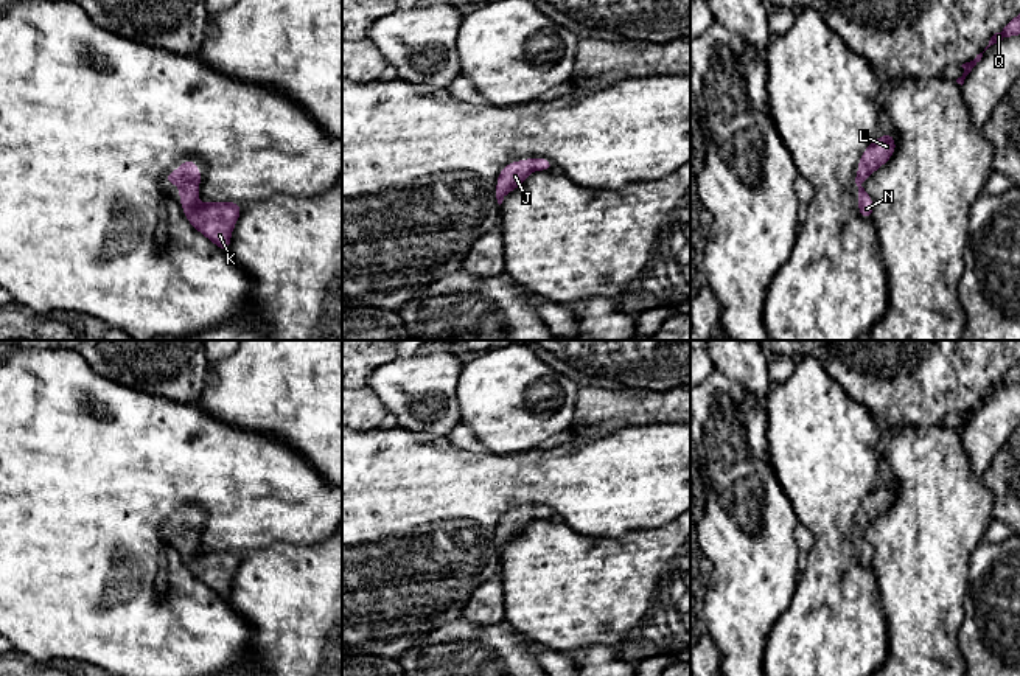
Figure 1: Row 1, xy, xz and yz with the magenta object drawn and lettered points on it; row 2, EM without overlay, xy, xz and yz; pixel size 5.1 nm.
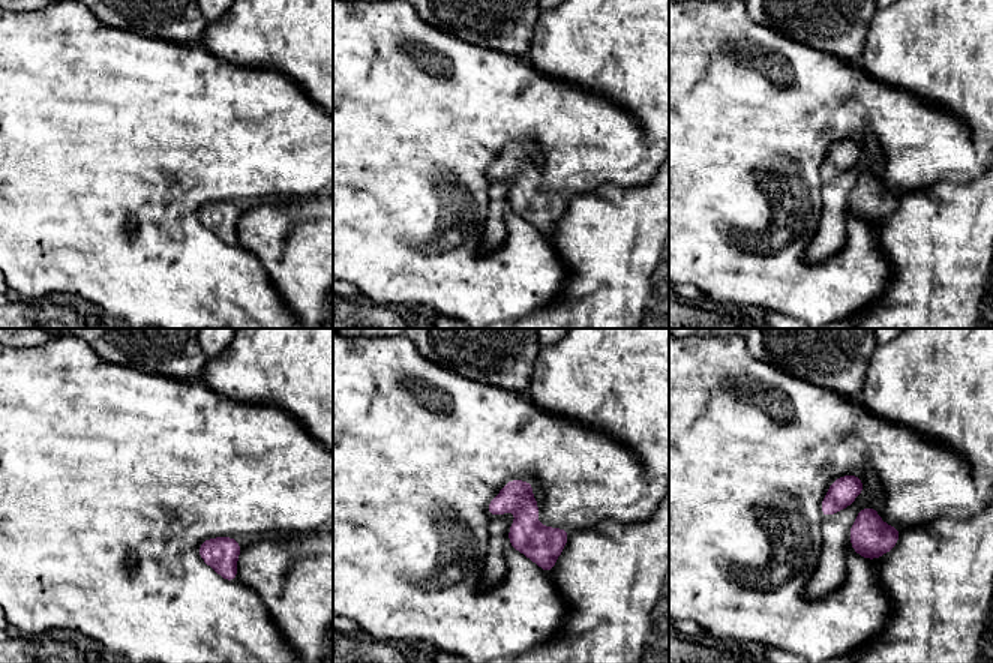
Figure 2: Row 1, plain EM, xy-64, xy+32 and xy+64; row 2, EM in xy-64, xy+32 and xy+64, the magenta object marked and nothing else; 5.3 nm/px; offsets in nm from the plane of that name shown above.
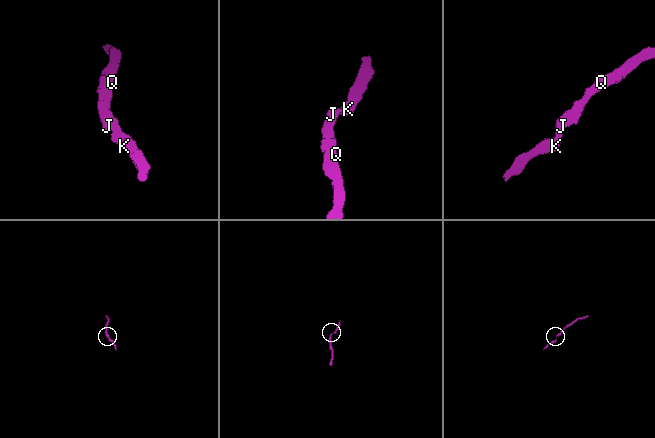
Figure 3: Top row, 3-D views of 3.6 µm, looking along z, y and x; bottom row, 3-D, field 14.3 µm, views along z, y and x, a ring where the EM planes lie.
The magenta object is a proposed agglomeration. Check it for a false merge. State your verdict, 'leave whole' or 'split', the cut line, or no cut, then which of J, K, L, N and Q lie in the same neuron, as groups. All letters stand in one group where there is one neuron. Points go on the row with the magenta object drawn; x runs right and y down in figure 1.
leave whole; cut none; groups J K L N Q

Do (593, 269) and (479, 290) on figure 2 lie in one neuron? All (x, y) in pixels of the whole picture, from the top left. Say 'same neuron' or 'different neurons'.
different neurons

